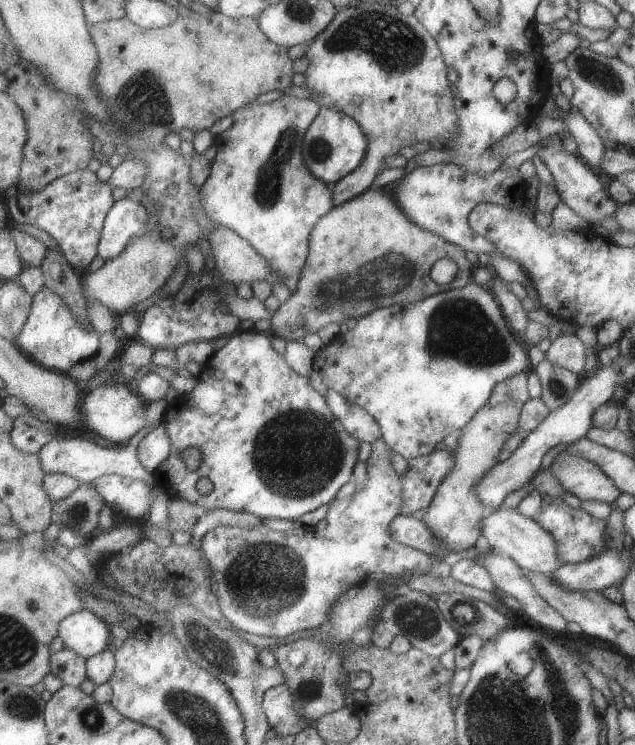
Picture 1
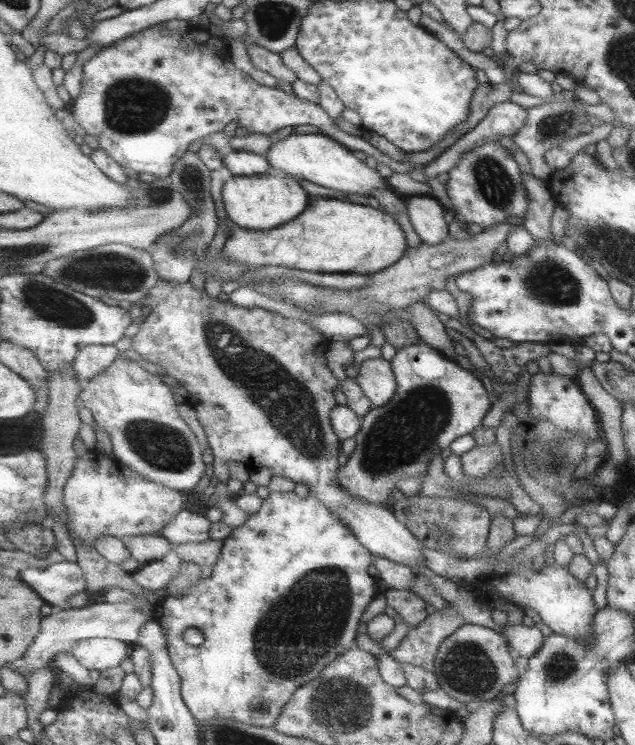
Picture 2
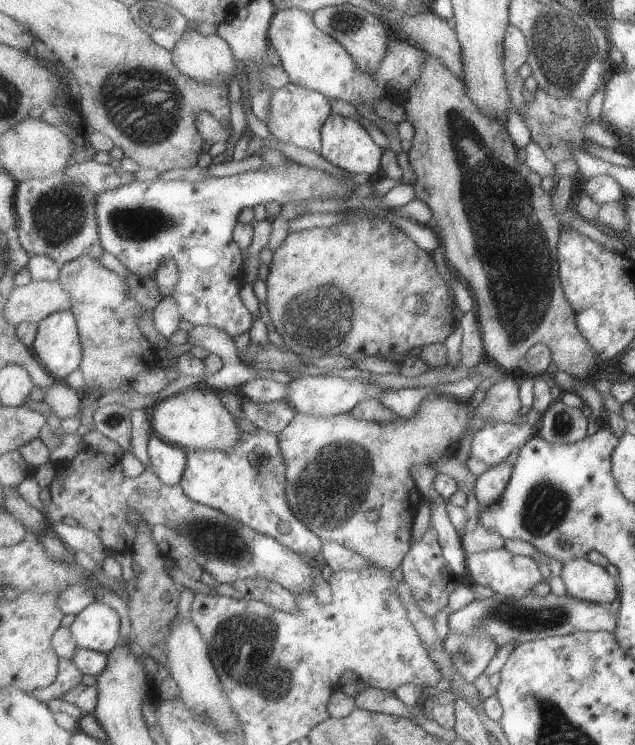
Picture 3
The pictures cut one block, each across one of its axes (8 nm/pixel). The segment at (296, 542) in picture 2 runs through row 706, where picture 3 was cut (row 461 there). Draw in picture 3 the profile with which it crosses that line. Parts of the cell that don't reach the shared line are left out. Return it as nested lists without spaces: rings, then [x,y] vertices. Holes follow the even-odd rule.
[[[267,430],[243,432],[241,440],[228,453],[194,451],[188,453],[188,465],[180,484],[197,502],[226,512],[234,519],[272,536],[315,561],[324,554],[324,540],[319,538],[294,513],[286,497],[287,463],[279,437]]]

